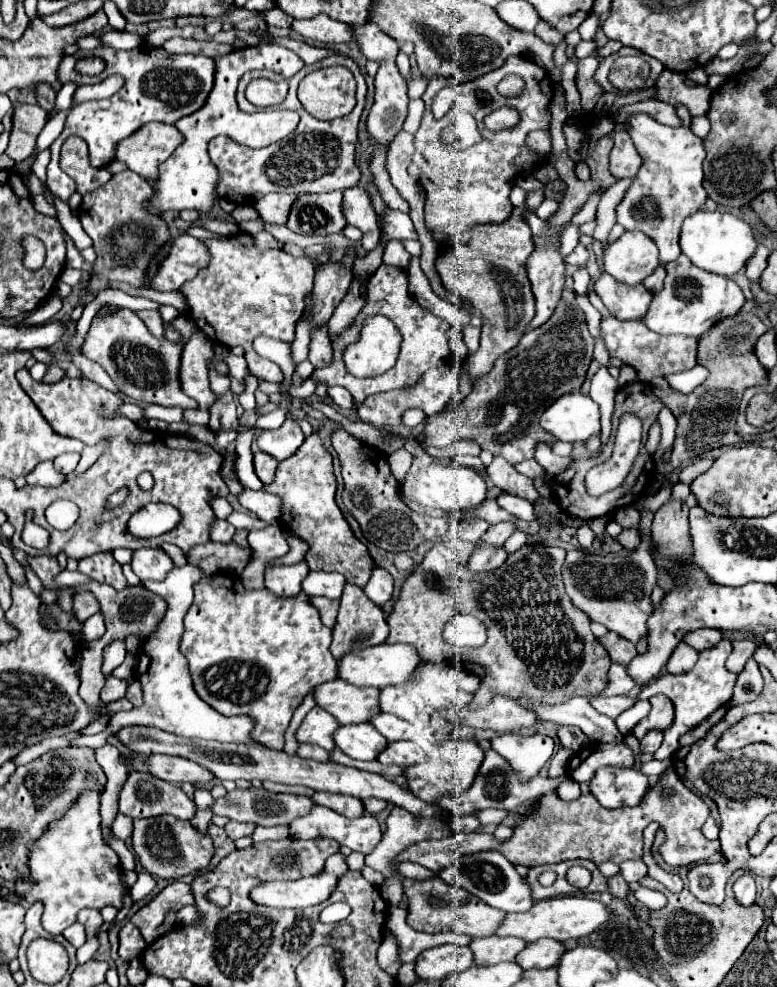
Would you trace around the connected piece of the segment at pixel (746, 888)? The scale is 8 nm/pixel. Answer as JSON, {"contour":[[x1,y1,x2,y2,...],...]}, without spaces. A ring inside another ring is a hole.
{"contour":[[743,874,743,882,733,884,733,892,739,904,751,906,755,902,755,880,751,874]]}

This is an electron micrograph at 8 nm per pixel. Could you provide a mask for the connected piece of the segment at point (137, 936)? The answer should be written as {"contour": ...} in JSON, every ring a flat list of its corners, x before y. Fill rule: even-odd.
{"contour":[[127,922,127,924,121,928,121,932,119,932,119,956,129,962,141,956,141,952,145,950,145,946,147,946,147,944,145,944,141,932,139,932,131,922]]}

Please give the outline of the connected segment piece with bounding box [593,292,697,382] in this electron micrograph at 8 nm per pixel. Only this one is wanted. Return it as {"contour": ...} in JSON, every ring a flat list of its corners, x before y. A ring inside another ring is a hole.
{"contour":[[593,292,593,306,601,312,601,336,605,340,605,346,609,348,609,354,613,358,619,358,621,362,633,366,639,374,639,380,649,382,655,376,669,376,675,372,691,370,697,364,697,340,687,336,661,336,651,332,641,320,633,322,621,322,599,300,599,296]]}

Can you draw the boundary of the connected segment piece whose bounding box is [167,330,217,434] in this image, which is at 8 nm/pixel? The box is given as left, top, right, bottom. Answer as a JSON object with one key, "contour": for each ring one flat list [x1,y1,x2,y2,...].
{"contour":[[197,330,183,348,181,386,183,386,185,394,189,394,191,398,195,398,199,402,199,407,195,410,185,410,183,422,169,424,167,432,171,432,171,434,185,434,187,424,193,426,193,424,209,422,209,408,217,398,209,386,209,376,207,376,207,362,209,362,209,358,213,358,211,346,213,346,213,342,201,330]]}

